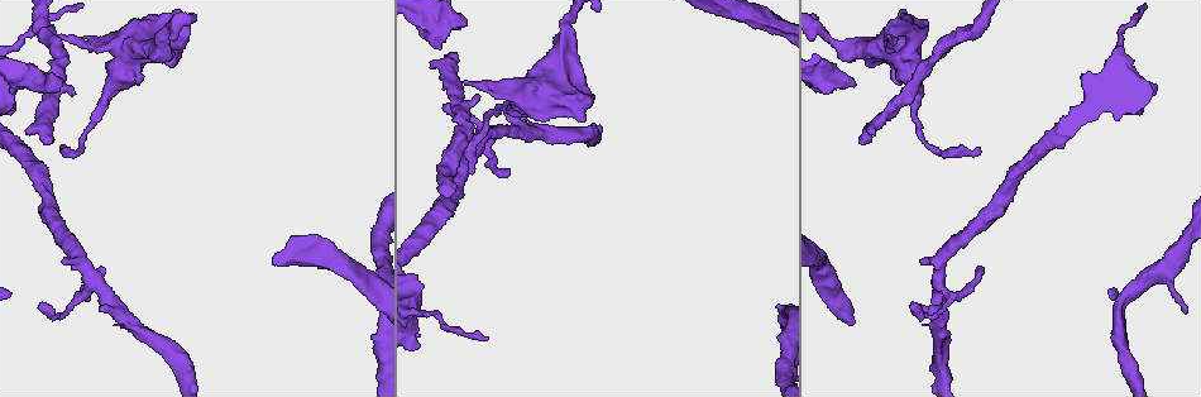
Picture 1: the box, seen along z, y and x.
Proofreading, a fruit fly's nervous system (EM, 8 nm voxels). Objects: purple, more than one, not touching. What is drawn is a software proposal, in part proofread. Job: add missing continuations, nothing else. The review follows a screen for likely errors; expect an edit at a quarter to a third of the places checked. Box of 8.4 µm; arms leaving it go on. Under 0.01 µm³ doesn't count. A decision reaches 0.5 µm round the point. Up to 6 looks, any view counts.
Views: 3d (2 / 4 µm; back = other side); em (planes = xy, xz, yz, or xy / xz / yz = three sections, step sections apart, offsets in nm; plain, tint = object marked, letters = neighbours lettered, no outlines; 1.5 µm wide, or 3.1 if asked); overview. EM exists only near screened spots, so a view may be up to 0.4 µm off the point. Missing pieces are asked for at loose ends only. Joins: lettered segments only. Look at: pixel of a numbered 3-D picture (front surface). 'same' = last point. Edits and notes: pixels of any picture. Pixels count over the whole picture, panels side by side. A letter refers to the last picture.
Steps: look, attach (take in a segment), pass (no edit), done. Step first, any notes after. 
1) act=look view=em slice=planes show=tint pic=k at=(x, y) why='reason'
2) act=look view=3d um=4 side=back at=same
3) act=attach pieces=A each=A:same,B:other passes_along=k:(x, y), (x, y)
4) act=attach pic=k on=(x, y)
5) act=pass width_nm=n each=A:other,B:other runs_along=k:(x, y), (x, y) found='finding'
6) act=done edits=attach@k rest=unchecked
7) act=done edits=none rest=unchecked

act=look view=3d um=4 pic=1 at=(889, 37) why='thin end'

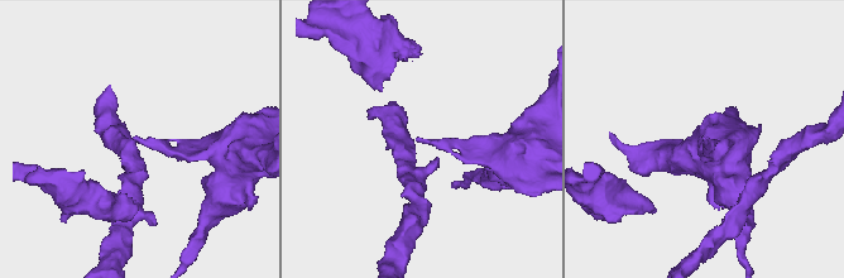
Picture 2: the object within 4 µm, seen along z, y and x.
act=look view=em slice=xz step=8 show=plain pic=2 at=(703, 138) why='need the tissue'

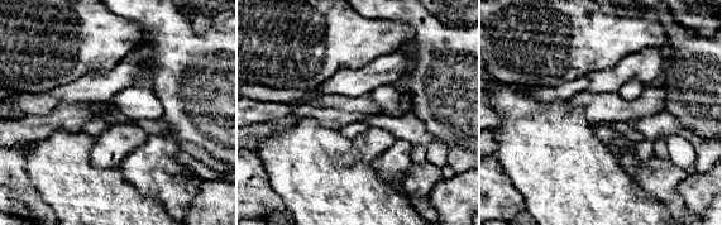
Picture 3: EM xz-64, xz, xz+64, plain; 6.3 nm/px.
act=look view=em slice=xz step=8 show=letters at=same

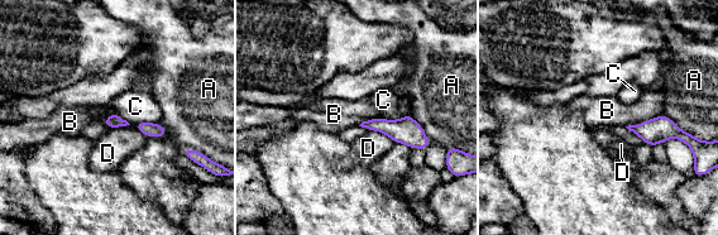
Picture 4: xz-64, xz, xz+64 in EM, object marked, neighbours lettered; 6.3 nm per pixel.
act=pass each=A:other,B:other,C:other,D:other border=4:(158, 121), (135, 123), (133, 125) found='none of them fits'

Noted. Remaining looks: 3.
act=look view=em slice=planes show=tint pic=1 at=(912, 308)

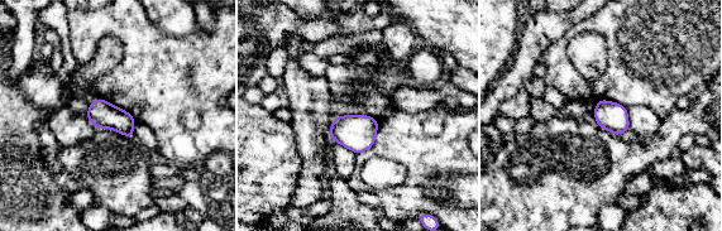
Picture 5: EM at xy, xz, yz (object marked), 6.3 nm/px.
act=look view=em slice=planes show=letters at=same

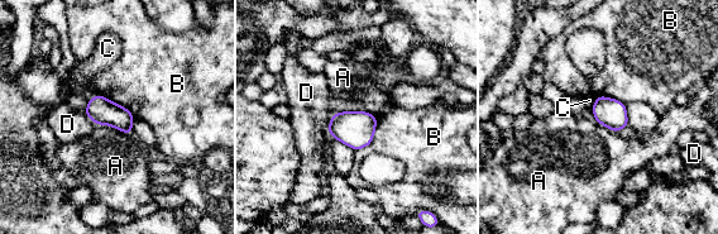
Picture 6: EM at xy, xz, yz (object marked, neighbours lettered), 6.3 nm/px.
act=pass longest_contact=B:260nm each=A:other,B:other,C:other,D:other border=6:(95, 123), (133, 133) found='no lettered segment goes on from it'

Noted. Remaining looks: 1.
act=look view=em slice=planes show=letters pic=1 at=(860, 139) why='branch stops here'

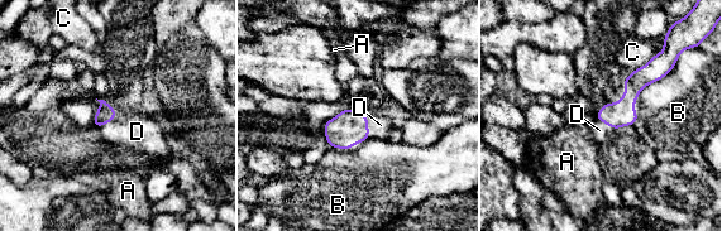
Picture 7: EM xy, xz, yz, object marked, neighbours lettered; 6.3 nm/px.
act=attach pieces=D longest_contact=B:320nm each=A:other,B:other,C:other,D:same found='the neuron continues'

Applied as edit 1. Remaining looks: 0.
act=done edits=attach@7 rest=unchecked

